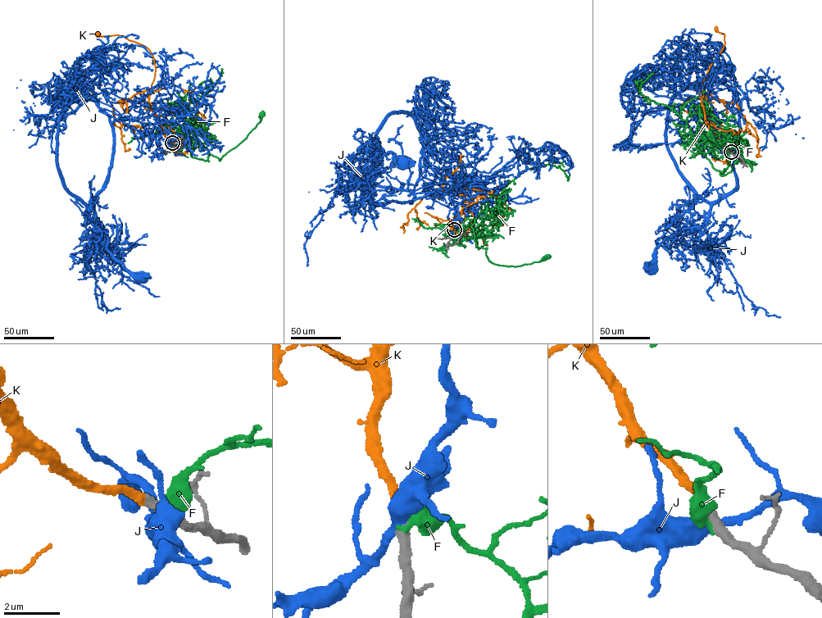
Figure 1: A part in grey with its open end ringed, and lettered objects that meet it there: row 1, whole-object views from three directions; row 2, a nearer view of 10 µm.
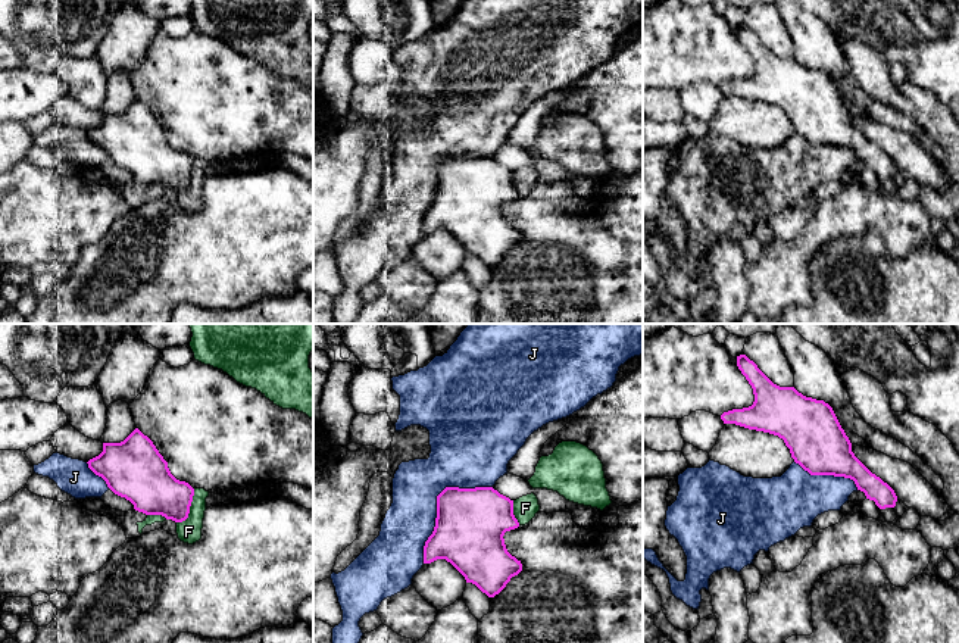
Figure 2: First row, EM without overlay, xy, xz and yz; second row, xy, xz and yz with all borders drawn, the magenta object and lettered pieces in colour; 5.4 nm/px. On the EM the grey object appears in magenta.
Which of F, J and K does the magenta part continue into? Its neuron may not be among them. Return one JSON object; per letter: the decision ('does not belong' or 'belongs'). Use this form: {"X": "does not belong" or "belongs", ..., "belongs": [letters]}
{"F": "does not belong", "J": "does not belong", "K": "belongs", "belongs": ["K"]}

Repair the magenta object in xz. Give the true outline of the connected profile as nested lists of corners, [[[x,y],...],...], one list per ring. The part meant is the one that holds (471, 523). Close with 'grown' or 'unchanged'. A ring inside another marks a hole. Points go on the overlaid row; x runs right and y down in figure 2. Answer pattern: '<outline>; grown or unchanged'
[[[446,487],[437,496],[435,527],[424,546],[424,564],[446,559],[466,583],[494,597],[522,571],[503,539],[518,527],[513,500],[493,487]]]; unchanged

